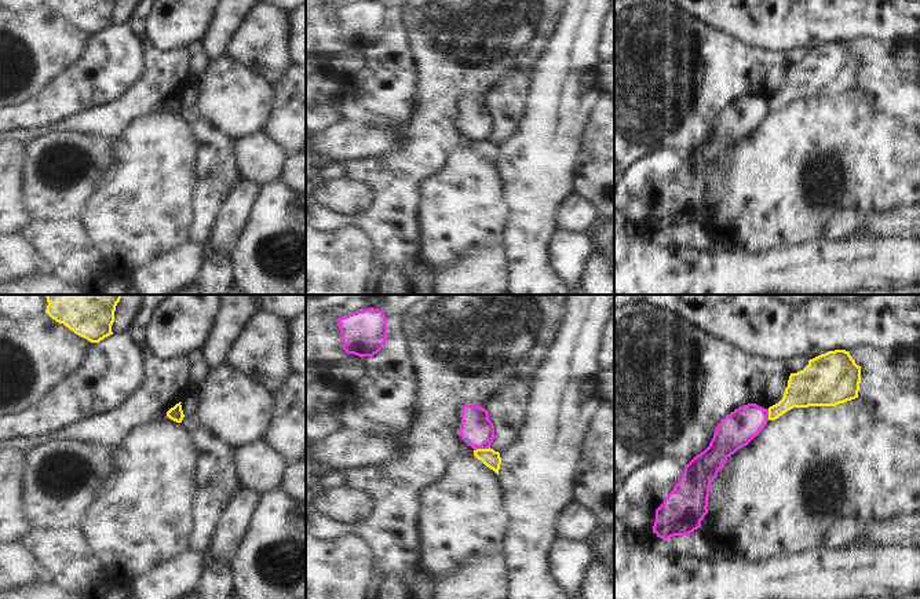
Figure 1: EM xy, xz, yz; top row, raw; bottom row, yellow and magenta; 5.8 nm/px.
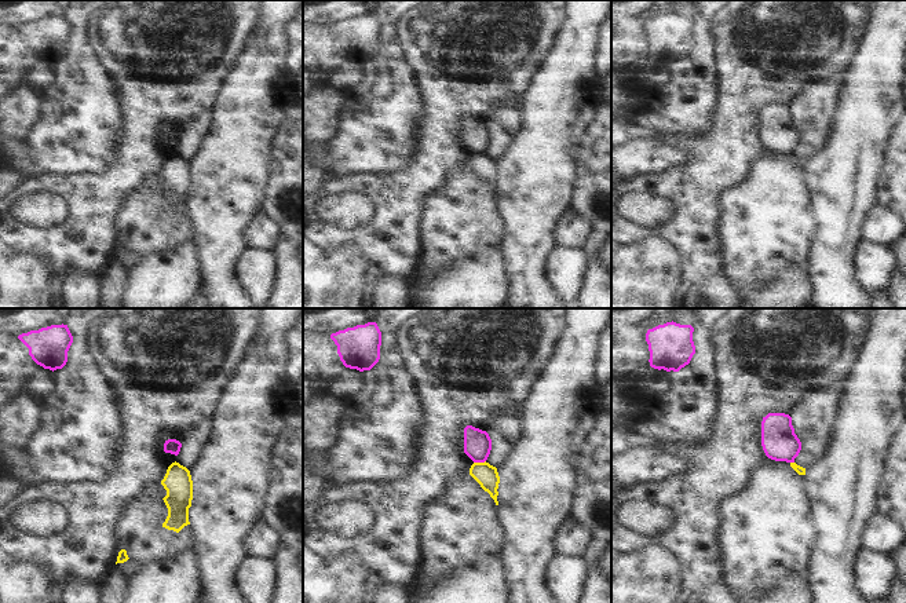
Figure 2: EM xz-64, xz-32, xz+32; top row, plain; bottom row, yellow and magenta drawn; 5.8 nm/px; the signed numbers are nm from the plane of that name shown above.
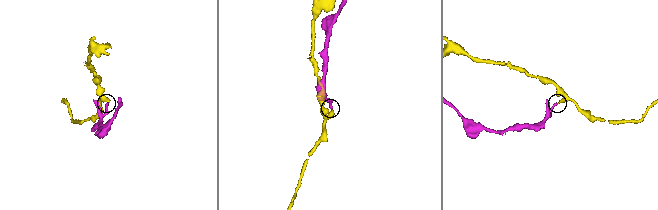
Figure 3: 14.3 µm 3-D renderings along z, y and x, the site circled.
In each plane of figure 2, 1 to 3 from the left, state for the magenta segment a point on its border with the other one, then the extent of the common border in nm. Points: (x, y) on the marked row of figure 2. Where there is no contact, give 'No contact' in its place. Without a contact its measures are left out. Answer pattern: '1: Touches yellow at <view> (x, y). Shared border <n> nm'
1: No contact
2: Touches yellow at xz-32 (479, 463). Shared border 70 nm
3: Touches yellow at xz+32 (792, 463). Shared border 30 nm.

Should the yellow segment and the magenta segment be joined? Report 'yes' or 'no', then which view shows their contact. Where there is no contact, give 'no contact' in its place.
no; contact in xz

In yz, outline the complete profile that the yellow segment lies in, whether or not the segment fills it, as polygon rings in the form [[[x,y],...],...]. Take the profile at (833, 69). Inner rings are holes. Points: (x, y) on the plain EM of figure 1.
[[[835,41],[821,45],[810,51],[803,62],[791,65],[782,91],[769,99],[769,112],[775,112],[793,99],[836,98],[855,91],[859,74],[861,58],[855,55],[848,43]]]

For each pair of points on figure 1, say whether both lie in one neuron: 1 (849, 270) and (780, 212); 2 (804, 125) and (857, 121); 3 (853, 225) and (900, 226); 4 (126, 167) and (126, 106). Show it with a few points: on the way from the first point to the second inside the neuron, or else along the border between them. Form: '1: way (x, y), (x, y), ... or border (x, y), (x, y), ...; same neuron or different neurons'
1: border (825, 237), (816, 243), (803, 243), (784, 249); different neurons
2: way (817, 125), (844, 125); same neuron
3: way (864, 223), (889, 226); same neuron
4: border (153, 112), (135, 119), (116, 141); different neurons

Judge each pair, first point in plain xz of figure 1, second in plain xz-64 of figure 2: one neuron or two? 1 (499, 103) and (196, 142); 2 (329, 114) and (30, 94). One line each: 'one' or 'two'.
1: one
2: one

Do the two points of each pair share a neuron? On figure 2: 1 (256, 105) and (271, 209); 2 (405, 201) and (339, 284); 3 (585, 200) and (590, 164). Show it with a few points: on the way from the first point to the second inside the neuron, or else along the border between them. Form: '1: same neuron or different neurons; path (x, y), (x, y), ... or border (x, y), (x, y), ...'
1: different neurons; border (273, 154), (269, 192), (266, 204), (260, 211)
2: different neurons; border (332, 248), (358, 248), (364, 254), (368, 285)
3: same neuron; path (590, 192), (590, 172)

